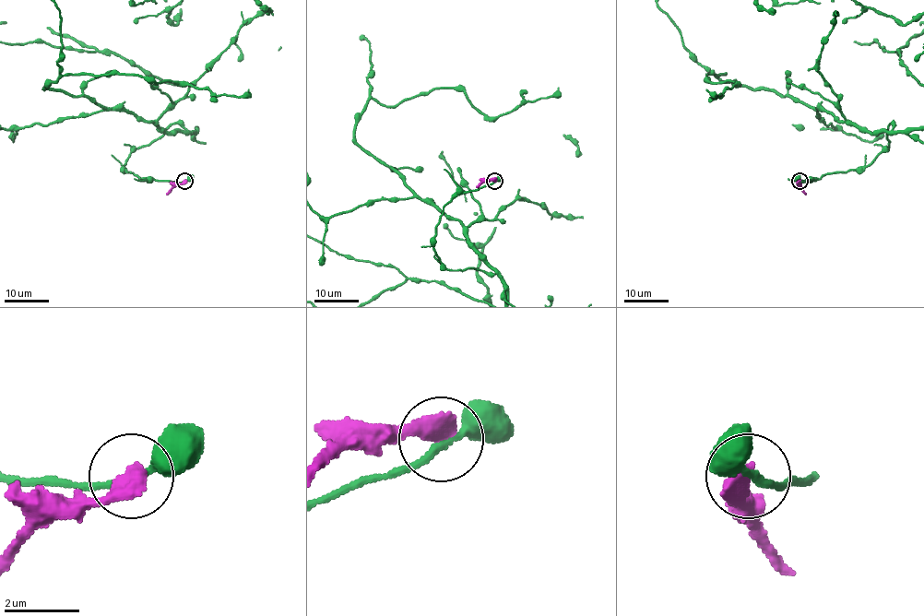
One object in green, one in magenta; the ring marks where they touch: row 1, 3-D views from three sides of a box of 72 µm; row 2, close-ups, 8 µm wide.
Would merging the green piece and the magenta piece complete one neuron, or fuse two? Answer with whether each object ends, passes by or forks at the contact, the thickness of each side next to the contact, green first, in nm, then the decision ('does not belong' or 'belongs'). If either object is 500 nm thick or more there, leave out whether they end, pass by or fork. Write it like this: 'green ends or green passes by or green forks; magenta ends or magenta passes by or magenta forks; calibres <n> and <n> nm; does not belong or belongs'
calibres 200 and 550 nm; does not belong

